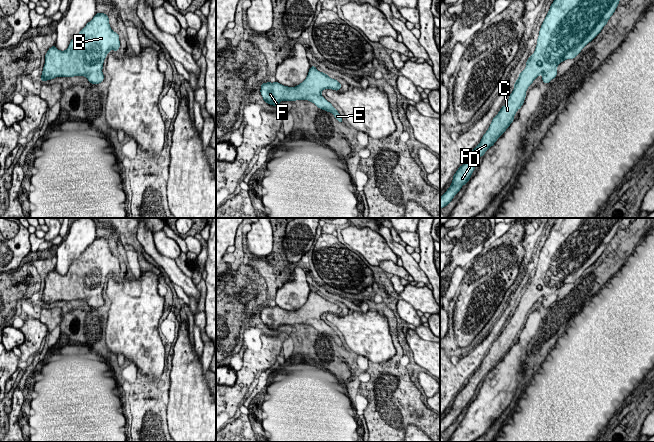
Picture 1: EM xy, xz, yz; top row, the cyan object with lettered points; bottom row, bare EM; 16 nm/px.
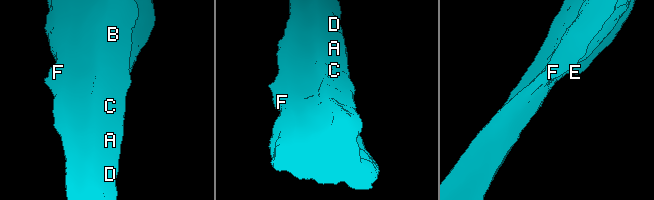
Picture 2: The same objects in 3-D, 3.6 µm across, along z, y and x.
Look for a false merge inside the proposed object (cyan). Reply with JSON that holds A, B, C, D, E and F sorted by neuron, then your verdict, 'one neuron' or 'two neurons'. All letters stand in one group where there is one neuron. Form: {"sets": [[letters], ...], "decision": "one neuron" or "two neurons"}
{"sets": [["A", "B", "C", "D", "E", "F"]], "decision": "one neuron"}

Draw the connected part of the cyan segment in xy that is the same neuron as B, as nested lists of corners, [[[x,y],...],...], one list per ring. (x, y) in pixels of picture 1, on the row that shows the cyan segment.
[[[96,13],[93,19],[74,37],[65,51],[60,51],[56,45],[49,48],[45,54],[45,64],[41,81],[56,77],[85,76],[92,84],[99,84],[104,80],[102,73],[104,60],[110,50],[120,48],[119,34],[114,32],[109,24],[109,18],[104,13]]]

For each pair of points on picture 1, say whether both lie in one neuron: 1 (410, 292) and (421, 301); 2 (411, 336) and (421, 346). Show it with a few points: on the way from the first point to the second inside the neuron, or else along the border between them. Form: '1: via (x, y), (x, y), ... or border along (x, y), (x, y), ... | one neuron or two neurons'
1: via (413, 295), (418, 298) | one neuron
2: via (413, 338), (419, 344) | one neuron

